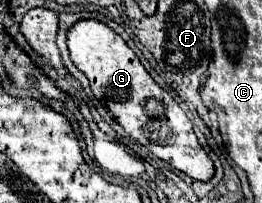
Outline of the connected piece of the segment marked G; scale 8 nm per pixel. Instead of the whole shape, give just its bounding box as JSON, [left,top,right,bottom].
[67,20,215,182]

